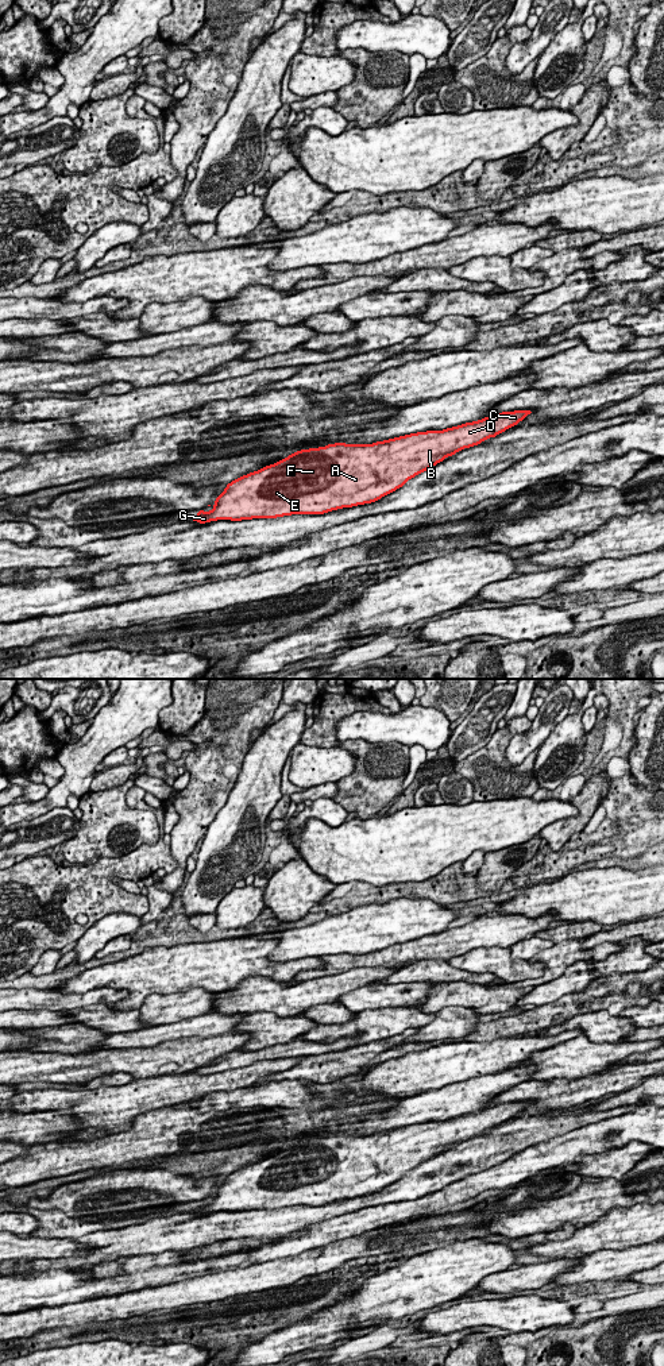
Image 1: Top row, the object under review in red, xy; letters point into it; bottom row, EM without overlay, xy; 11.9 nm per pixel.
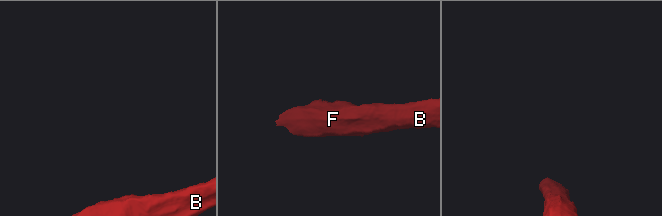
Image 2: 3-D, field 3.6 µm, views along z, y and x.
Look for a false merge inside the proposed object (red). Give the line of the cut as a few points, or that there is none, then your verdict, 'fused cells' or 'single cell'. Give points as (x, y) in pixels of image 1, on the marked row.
no cut | single cell

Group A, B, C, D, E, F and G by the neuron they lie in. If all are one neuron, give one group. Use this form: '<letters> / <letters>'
A B C D E F G

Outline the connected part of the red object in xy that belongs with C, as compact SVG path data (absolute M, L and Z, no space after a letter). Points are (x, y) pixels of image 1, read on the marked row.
M530 410L502 412L444 431L417 432L374 444L335 443L301 449L271 466L232 481L216 498L215 509L198 510L193 521L205 524L217 520L242 521L302 513L324 514L336 509L371 503L458 451L478 445L516 427L530 413Z

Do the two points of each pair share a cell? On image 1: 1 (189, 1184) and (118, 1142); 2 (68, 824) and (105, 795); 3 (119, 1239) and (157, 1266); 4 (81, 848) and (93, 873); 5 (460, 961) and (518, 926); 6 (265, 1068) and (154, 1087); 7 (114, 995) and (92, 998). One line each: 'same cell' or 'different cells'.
1: different cells
2: different cells
3: different cells
4: different cells
5: different cells
6: same cell
7: same cell

